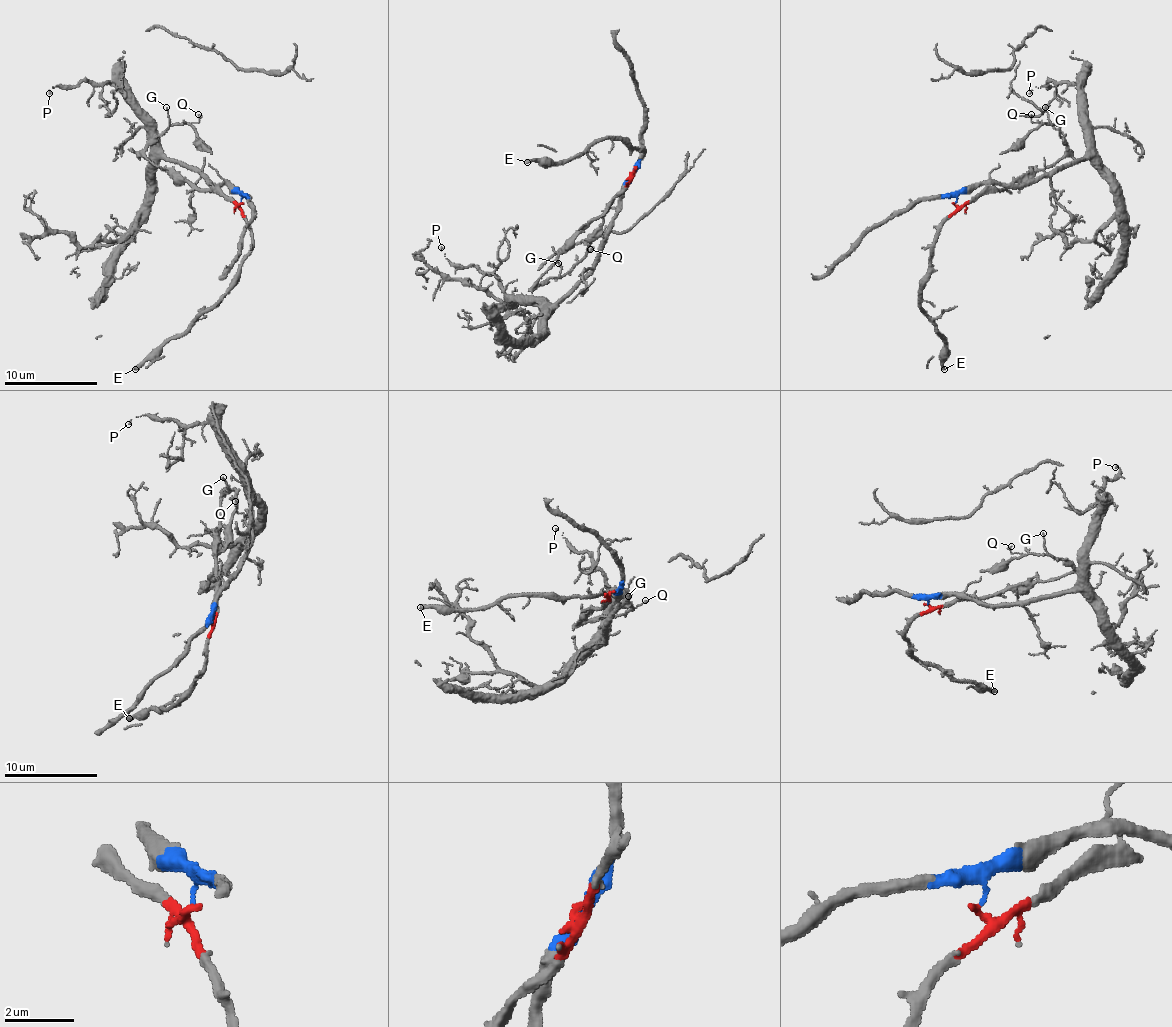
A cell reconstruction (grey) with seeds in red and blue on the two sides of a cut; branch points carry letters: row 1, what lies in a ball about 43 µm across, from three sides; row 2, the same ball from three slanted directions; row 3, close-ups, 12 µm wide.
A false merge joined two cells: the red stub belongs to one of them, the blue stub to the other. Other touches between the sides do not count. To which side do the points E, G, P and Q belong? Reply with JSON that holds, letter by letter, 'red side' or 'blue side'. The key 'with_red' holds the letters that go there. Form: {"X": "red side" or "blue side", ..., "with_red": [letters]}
{"E": "red side", "G": "red side", "P": "blue side", "Q": "red side", "with_red": ["E", "G", "Q"]}

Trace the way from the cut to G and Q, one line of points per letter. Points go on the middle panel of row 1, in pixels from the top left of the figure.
G: (633, 172), (610, 204), (578, 234), (536, 283), (545, 283), (561, 272), (559, 262)
Q: (633, 172), (610, 204), (578, 234), (536, 283), (559, 279), (589, 248)

